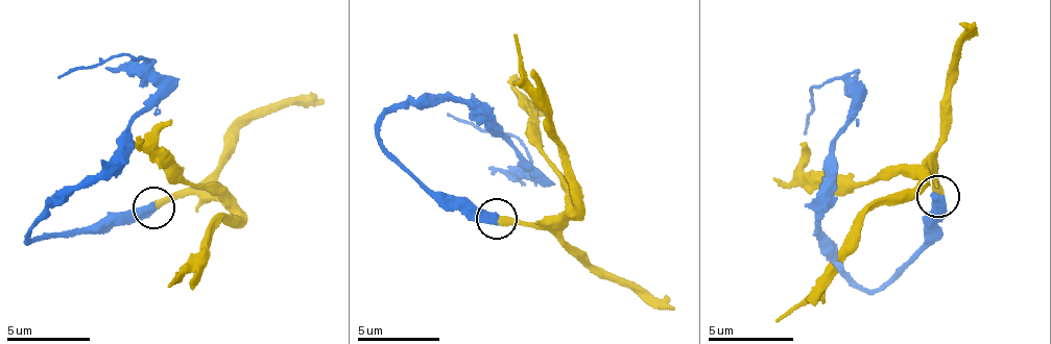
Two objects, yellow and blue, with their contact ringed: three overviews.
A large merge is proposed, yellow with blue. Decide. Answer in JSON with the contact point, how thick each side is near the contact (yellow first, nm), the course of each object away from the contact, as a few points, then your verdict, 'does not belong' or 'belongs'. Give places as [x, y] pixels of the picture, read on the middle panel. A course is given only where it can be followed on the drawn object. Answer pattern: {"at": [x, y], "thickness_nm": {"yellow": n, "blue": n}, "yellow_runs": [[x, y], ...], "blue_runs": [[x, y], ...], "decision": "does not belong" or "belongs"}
{"at": [496, 219], "thickness_nm": {"yellow": 380, "blue": 500}, "yellow_runs": [[497, 219], [524, 225], [556, 223], [575, 205], [569, 164], [546, 99], [525, 75], [512, 32]], "blue_runs": [[497, 219], [442, 201], [383, 144], [378, 120], [432, 98], [470, 104], [533, 176], [511, 134], [447, 115]], "decision": "belongs"}

